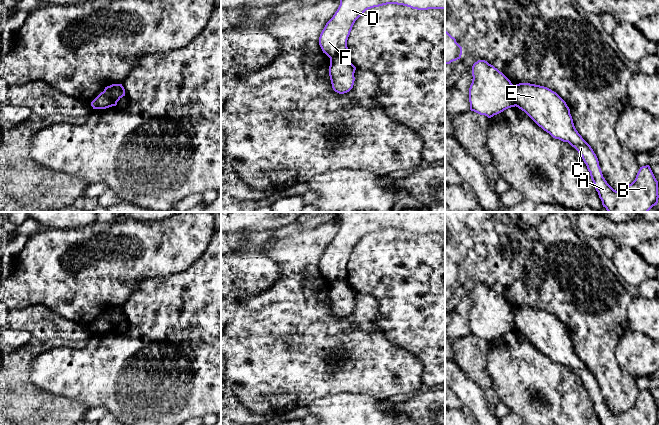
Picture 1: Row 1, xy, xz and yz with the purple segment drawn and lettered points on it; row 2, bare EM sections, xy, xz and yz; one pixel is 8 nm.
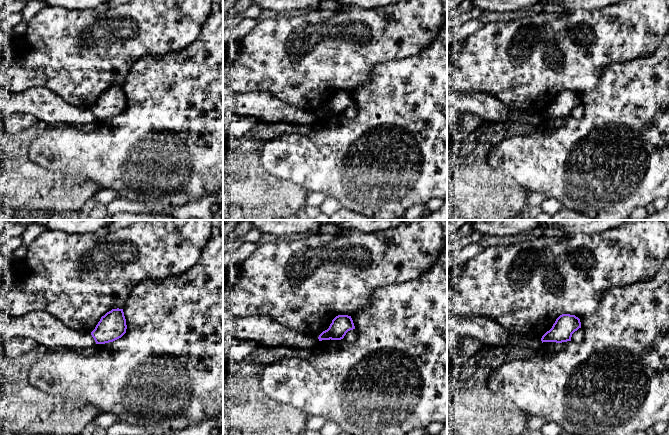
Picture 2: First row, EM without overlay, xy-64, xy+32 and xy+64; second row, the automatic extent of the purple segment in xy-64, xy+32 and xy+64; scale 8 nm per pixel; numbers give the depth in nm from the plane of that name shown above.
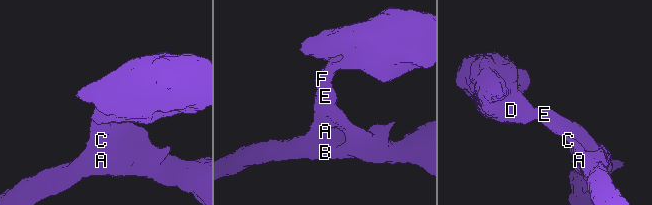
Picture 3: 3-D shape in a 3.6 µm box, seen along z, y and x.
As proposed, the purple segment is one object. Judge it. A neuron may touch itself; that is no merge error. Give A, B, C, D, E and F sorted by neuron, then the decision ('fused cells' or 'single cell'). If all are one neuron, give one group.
A B C E / D F; fused cells

